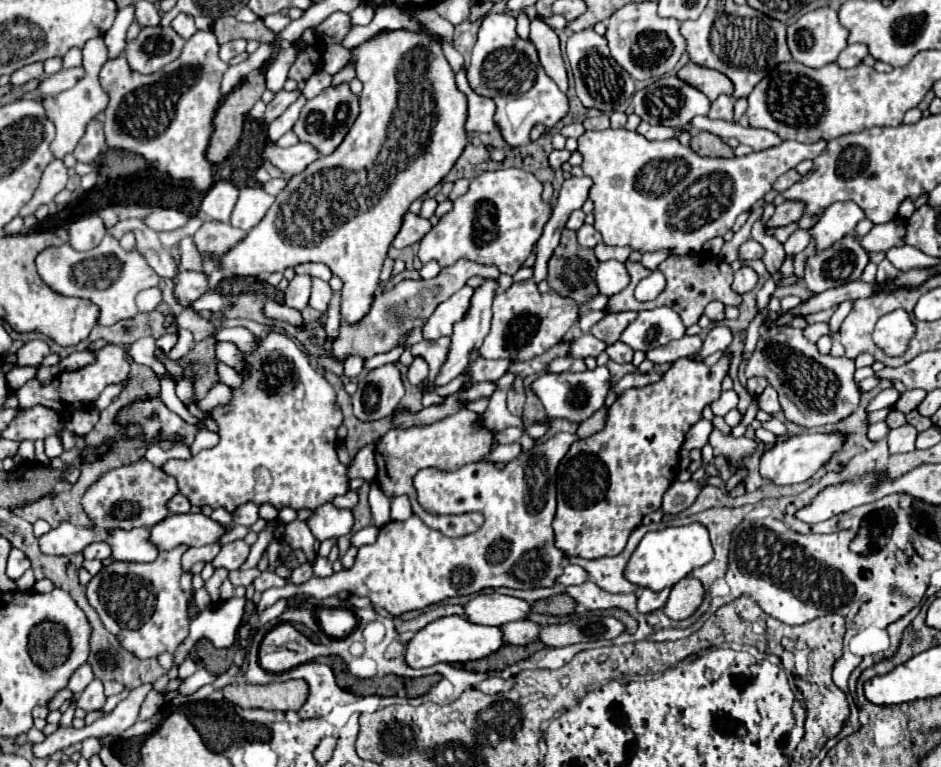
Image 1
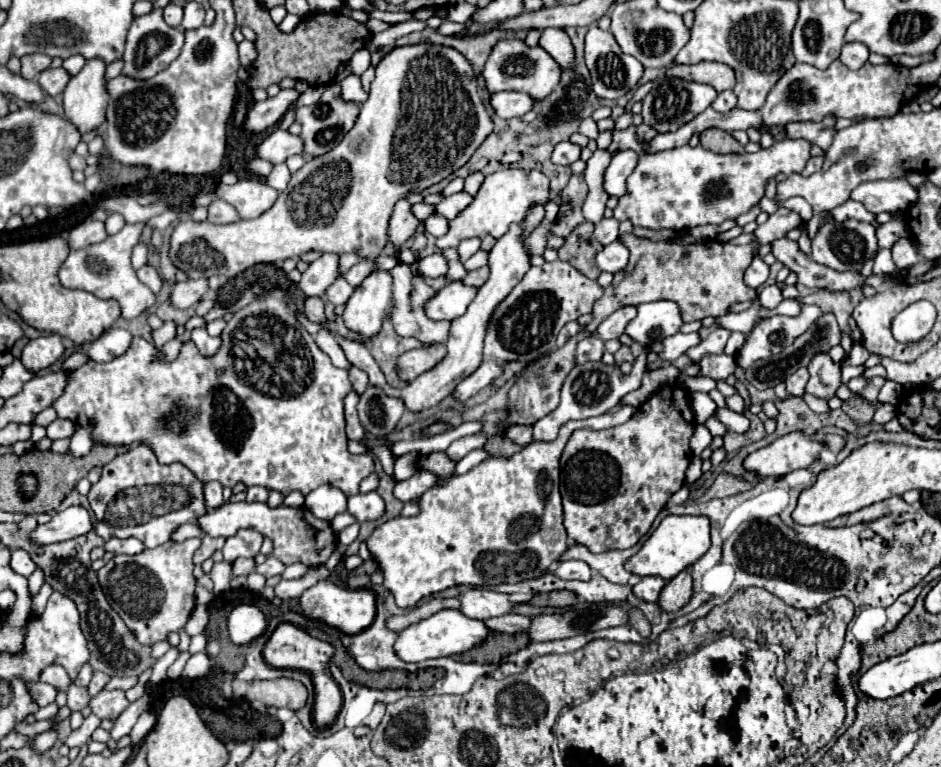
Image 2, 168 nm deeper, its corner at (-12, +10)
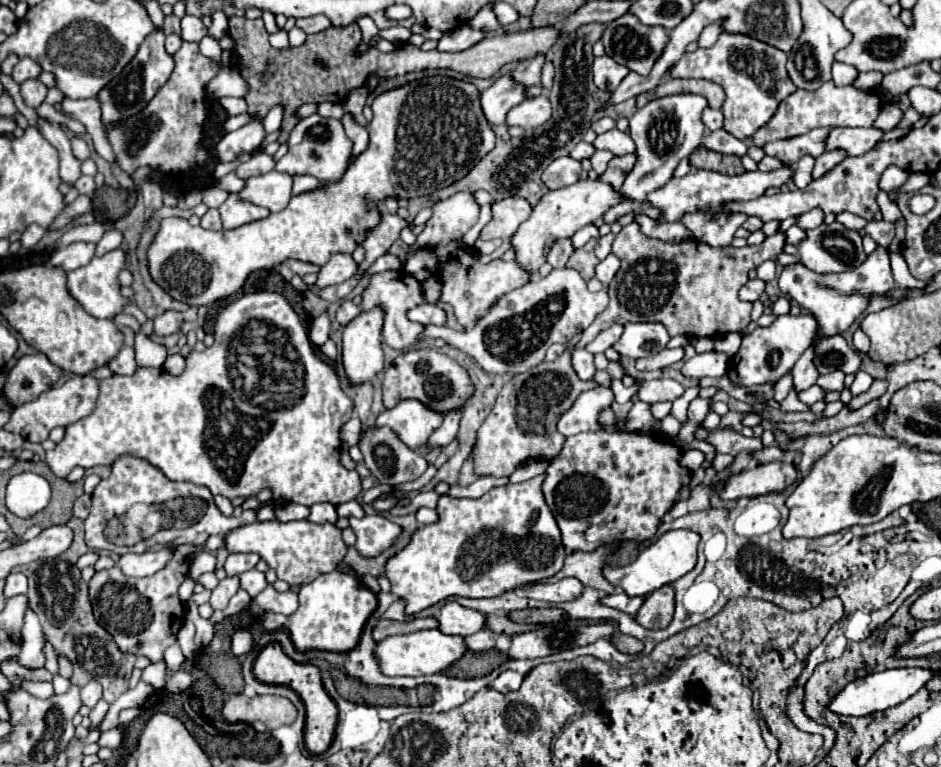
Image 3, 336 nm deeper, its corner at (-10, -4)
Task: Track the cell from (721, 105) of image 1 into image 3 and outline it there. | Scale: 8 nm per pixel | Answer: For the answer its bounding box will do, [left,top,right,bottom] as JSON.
[702,108,724,130]

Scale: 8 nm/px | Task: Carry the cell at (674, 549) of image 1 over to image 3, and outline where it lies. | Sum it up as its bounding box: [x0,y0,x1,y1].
[602,530,700,596]

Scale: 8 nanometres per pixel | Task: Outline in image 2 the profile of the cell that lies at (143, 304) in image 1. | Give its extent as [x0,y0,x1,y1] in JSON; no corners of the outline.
[138,266,162,294]

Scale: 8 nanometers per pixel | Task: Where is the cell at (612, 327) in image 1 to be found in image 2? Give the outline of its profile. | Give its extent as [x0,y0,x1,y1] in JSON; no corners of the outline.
[598,306,638,340]

